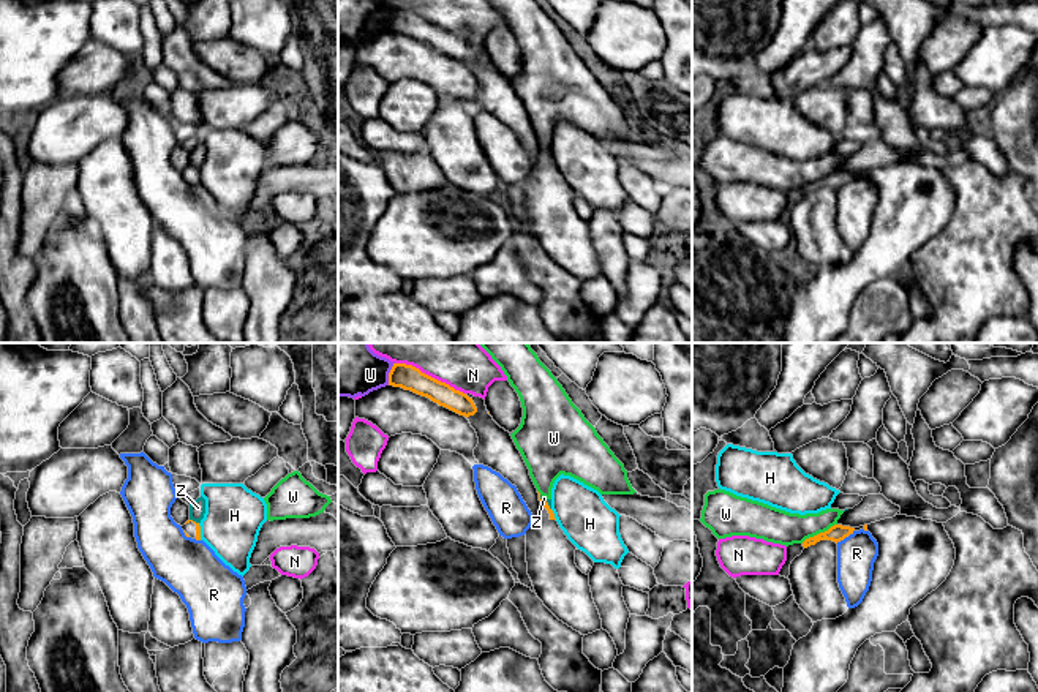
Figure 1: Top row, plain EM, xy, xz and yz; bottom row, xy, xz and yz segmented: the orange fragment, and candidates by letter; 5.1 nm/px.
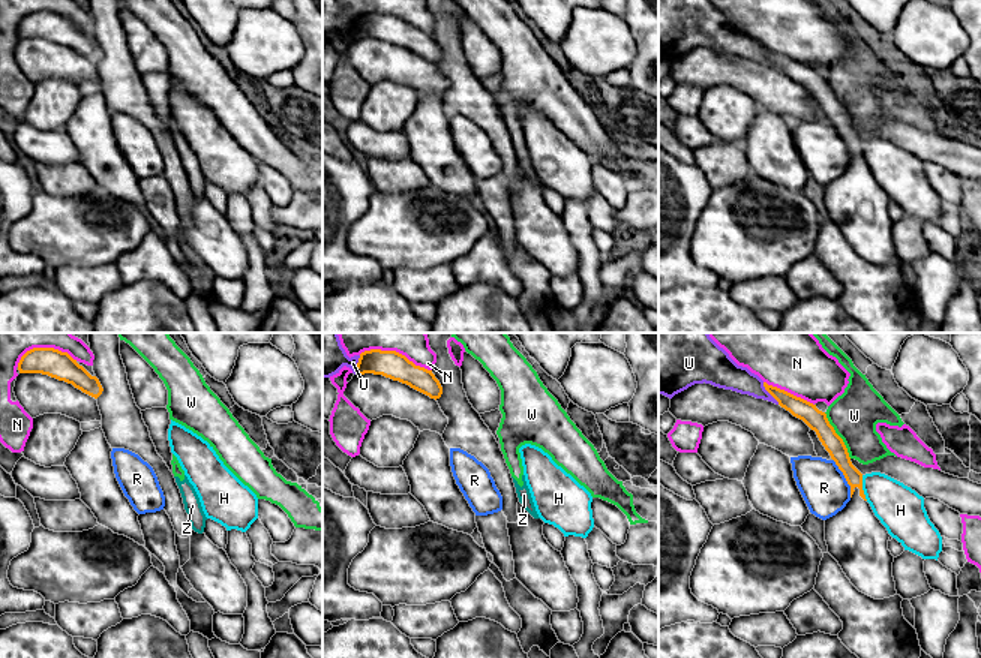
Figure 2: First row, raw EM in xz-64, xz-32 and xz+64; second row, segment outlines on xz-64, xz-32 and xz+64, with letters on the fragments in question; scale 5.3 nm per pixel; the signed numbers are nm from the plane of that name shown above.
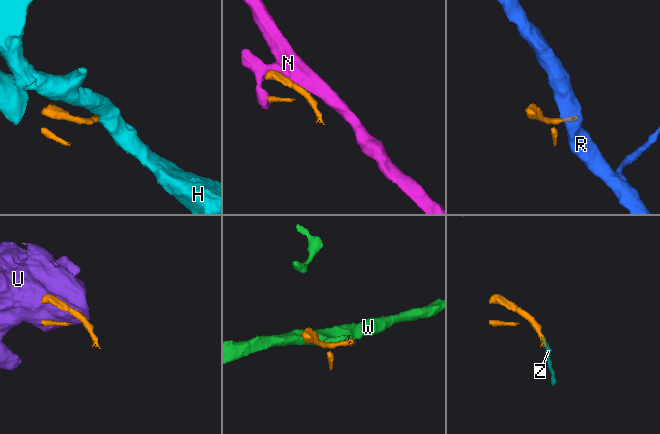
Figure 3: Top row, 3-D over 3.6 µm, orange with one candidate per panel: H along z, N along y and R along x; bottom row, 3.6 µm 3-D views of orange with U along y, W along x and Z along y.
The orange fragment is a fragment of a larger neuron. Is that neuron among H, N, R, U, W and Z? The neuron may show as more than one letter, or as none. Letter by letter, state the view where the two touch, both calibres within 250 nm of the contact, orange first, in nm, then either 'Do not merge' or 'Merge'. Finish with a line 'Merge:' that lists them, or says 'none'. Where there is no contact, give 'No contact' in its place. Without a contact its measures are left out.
H: Touches orange in xy. Thickness 30 nm (orange) against 300 nm. Do not merge
N: Touches orange in xz. Thickness 130 nm (orange) against 360 nm. Do not merge
R: Touches orange in yz. Thickness 90 nm (orange) against 200 nm. Do not merge
U: Touches orange in xz. Thickness 130 nm (orange) against 320 nm. Do not merge
W: Touches orange in yz. Thickness 90 nm (orange) against 180 nm. Do not merge
Z: Touches orange in xz. Thickness 30 nm (orange) against 20 nm. Do not merge
Merge: none

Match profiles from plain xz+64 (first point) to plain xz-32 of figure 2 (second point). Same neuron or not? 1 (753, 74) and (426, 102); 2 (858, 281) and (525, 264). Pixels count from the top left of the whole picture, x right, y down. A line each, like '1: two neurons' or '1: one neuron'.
1: two neurons
2: one neuron

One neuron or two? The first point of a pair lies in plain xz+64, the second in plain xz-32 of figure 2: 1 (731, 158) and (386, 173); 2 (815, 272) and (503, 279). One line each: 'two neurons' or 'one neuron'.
1: one neuron
2: one neuron

